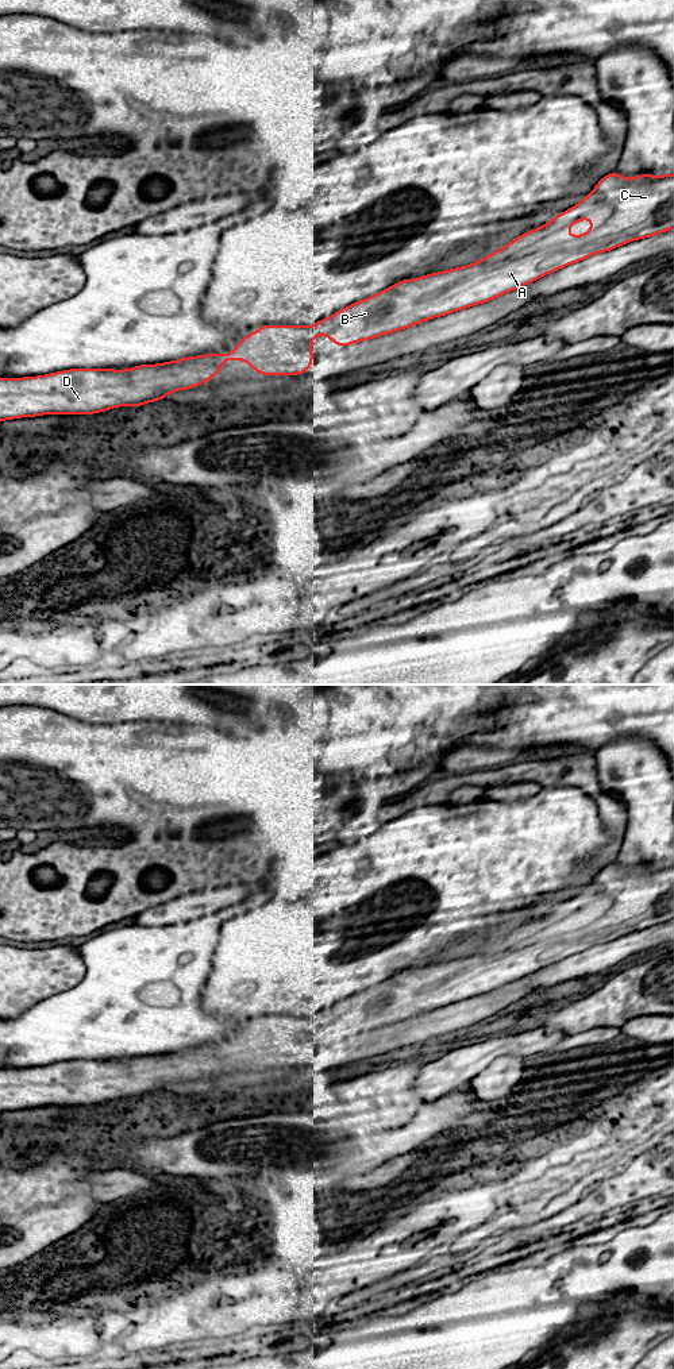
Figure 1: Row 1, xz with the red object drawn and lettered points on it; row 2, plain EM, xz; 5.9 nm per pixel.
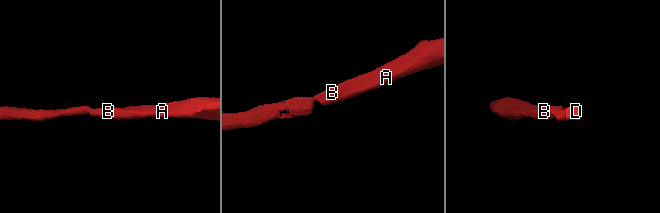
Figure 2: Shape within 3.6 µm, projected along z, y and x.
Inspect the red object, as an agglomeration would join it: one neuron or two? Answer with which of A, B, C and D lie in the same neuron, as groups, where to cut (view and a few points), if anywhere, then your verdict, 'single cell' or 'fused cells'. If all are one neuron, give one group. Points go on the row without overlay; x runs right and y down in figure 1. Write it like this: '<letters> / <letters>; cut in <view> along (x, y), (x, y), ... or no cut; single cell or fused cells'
A B C D; no cut; single cell

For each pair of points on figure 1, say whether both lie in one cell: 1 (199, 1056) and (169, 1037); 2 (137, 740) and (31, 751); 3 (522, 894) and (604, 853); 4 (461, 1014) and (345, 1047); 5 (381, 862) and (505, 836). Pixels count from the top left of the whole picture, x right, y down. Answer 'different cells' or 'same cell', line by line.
1: different cells
2: same cell
3: different cells
4: same cell
5: same cell

